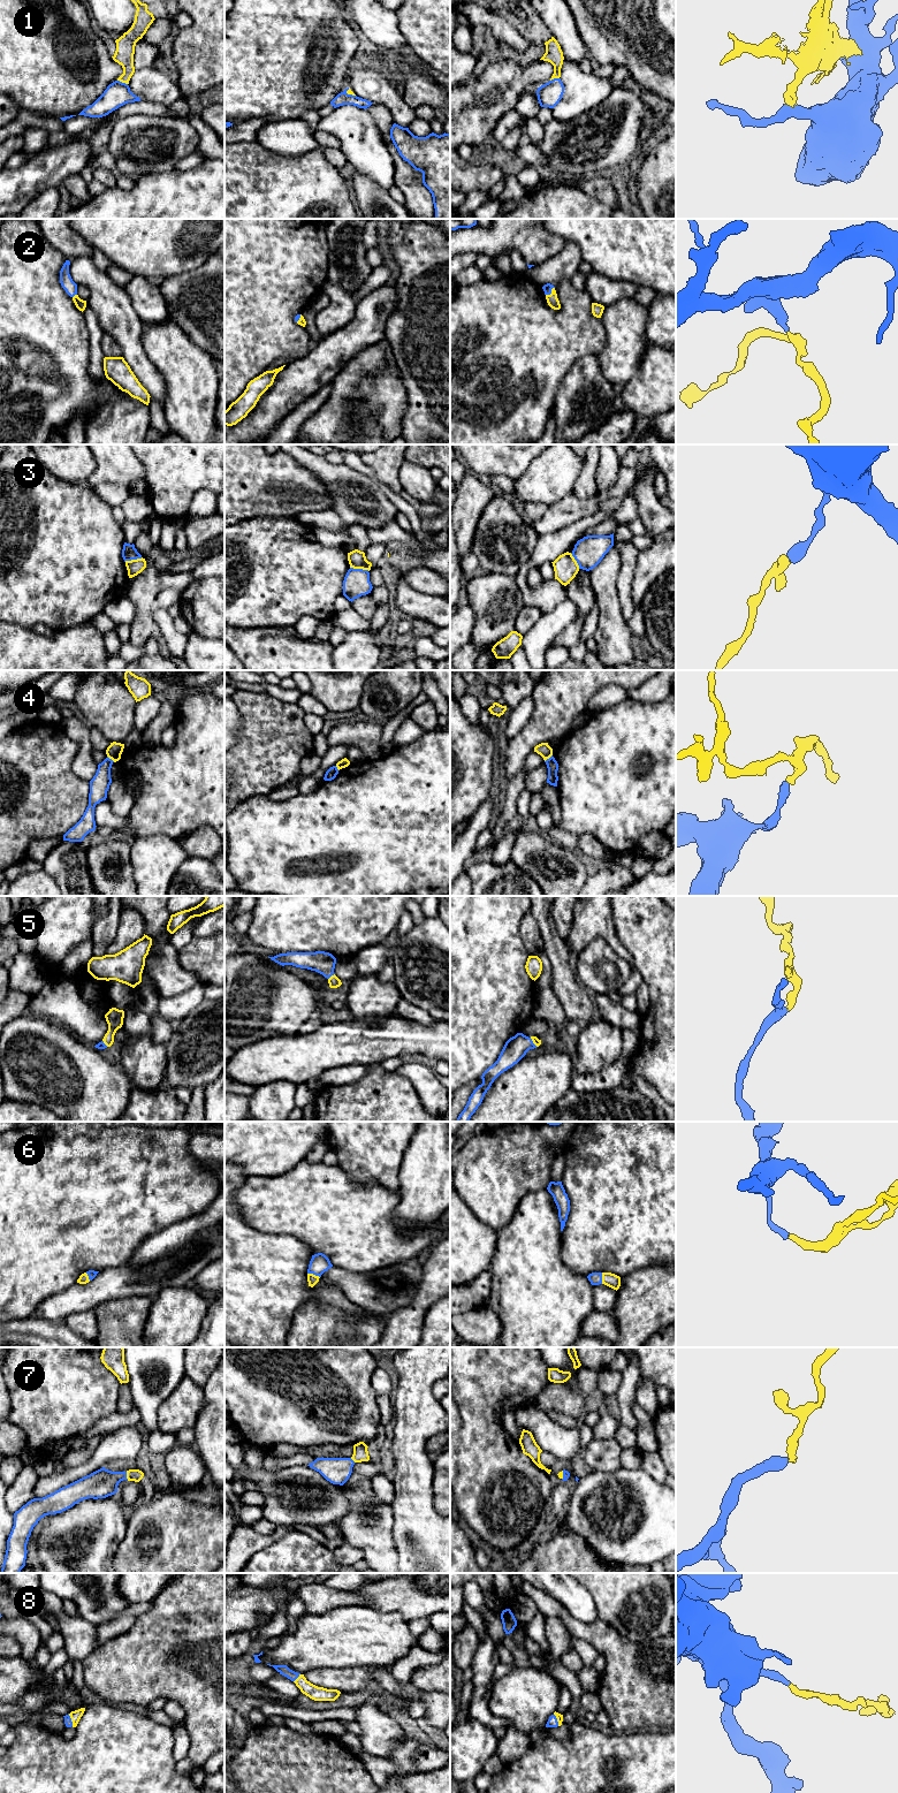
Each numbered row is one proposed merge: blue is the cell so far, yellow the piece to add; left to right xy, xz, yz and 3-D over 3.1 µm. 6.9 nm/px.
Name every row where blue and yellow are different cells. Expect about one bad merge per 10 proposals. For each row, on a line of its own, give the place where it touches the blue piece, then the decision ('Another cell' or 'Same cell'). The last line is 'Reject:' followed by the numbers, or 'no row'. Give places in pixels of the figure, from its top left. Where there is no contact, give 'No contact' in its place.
1: Touches blue at xy (121, 82). Same cell
2: Touches blue at yz (550, 293). Same cell
3: Touches blue at xz (359, 569). Another cell
4: Touches blue at yz (549, 758). Another cell
5: Touches blue at xz (330, 975). Same cell
6: Touches blue at xz (313, 1274). Same cell
7: Touches blue at xy (126, 1475). Same cell
8: Touches blue at xy (70, 1719). Same cell
Reject: 3, 4

